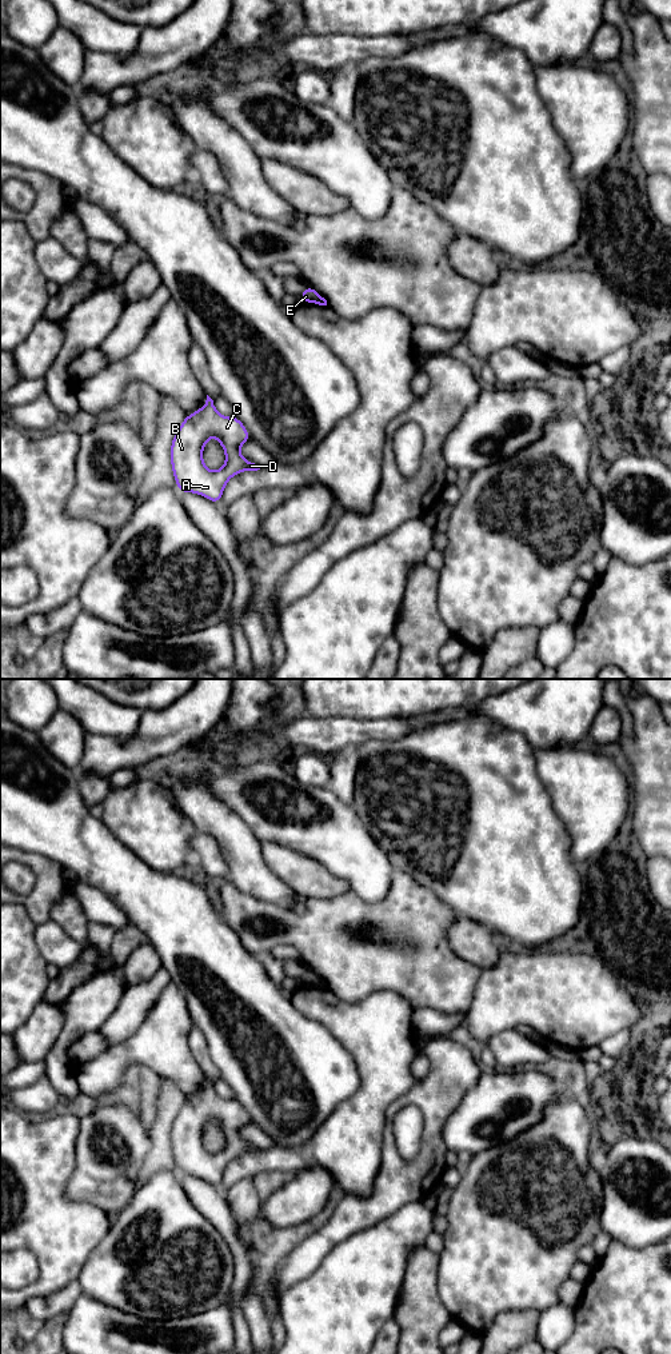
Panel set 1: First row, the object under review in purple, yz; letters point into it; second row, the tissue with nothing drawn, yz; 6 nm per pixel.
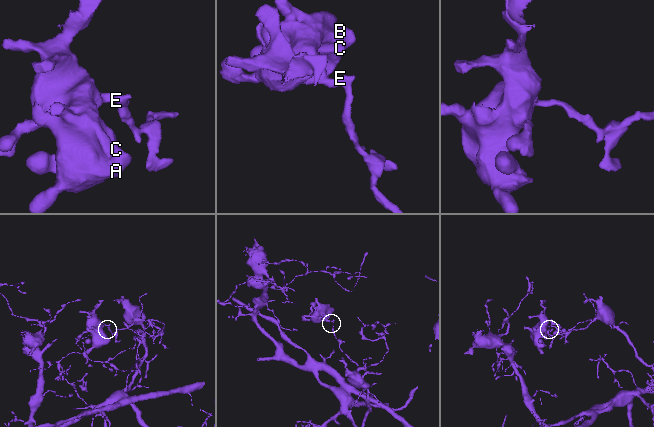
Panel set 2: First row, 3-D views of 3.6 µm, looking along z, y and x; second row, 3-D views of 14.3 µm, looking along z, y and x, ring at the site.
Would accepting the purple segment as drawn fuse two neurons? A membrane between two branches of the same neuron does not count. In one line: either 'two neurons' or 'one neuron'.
two neurons

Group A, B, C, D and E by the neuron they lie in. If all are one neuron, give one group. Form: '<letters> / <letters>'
A B C D / E

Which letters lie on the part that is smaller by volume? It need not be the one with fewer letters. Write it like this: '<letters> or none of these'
A, B, C, D

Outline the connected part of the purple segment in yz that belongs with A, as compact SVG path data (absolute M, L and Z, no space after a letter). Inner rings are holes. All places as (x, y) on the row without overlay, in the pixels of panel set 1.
M207 1078L205 1089L185 1099L172 1122L171 1147L180 1175L199 1177L219 1187L232 1159L260 1153L240 1138L240 1129L249 1122L244 1107L236 1099L220 1098ZM212 1119L225 1135L225 1147L217 1154L209 1154L203 1145L204 1129Z

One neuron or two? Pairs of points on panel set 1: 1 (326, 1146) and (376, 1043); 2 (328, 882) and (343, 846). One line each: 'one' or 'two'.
1: one
2: two

